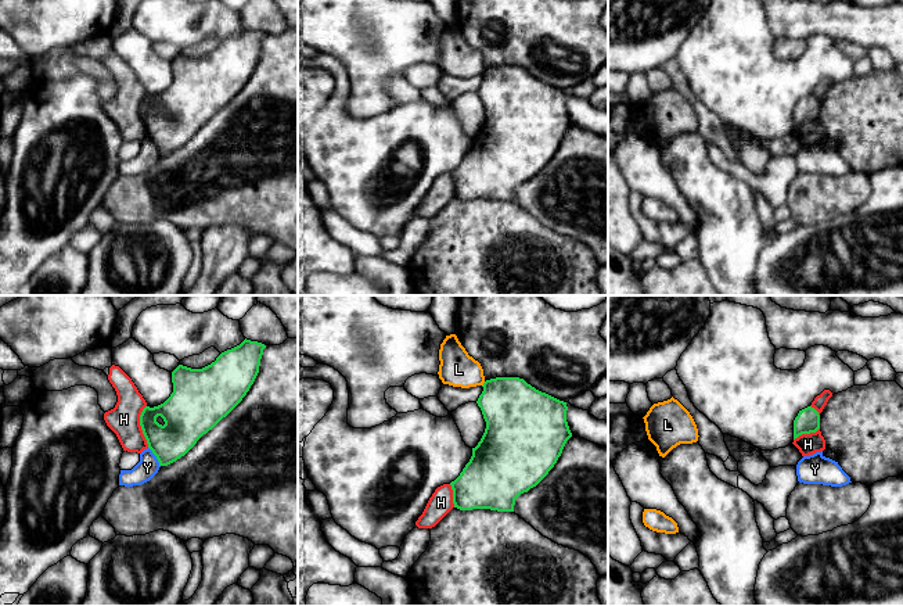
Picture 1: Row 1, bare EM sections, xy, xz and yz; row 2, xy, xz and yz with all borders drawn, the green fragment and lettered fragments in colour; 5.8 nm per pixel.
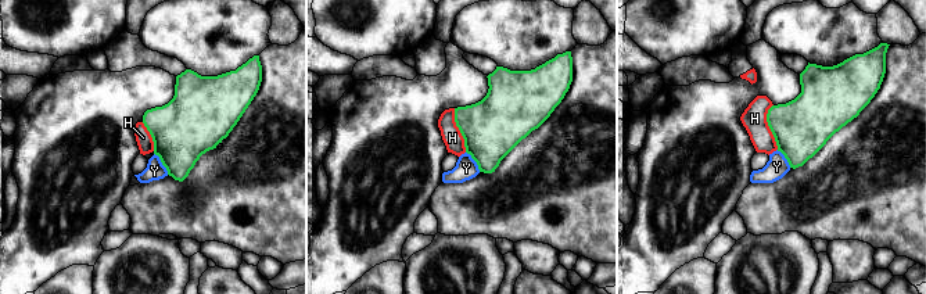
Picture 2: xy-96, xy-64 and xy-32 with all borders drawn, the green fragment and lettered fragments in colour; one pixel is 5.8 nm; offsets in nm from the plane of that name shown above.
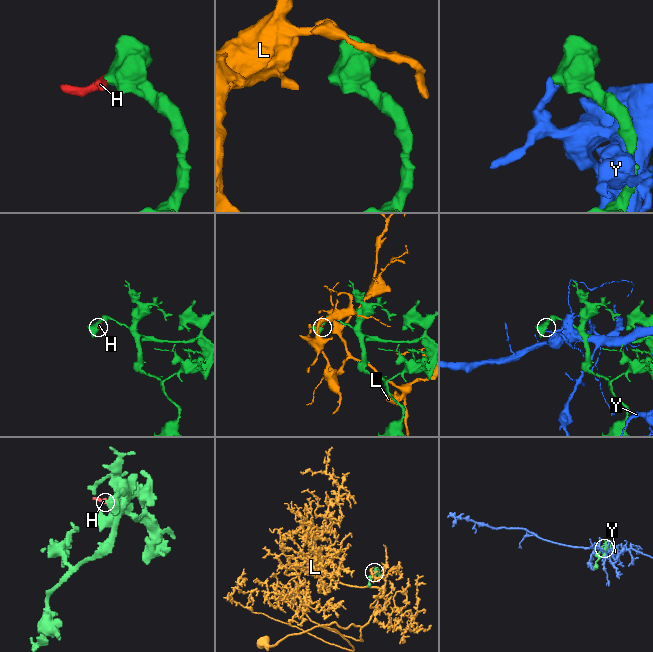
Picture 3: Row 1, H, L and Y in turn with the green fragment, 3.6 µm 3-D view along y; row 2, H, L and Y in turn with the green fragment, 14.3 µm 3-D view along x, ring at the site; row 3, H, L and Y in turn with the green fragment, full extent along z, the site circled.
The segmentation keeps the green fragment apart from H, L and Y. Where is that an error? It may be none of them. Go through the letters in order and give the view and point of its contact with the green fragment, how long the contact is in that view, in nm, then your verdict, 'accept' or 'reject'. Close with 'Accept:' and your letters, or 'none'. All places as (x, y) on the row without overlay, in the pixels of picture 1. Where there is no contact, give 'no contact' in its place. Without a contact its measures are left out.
H: meets green in xy at (140, 114); contact 240 nm long; reject
L: meets green in xz at (484, 74); contact 40 nm long; reject
Y: meets green in xy at (155, 144); contact 140 nm long; reject
Accept: none

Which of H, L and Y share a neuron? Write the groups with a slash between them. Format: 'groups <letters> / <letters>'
groups H / L / Y

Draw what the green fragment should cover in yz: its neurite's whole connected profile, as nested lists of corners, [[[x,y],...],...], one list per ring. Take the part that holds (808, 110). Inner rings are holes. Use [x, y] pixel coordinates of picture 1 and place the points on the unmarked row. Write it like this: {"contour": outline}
{"contour": [[[807,96],[799,100],[794,110],[794,129],[802,123],[816,122],[820,118],[820,104],[819,101]]]}

